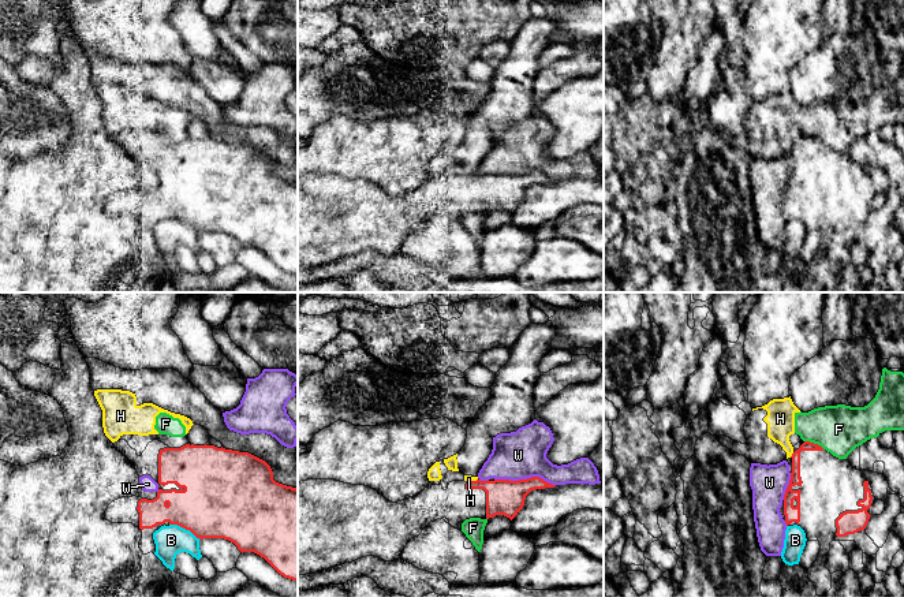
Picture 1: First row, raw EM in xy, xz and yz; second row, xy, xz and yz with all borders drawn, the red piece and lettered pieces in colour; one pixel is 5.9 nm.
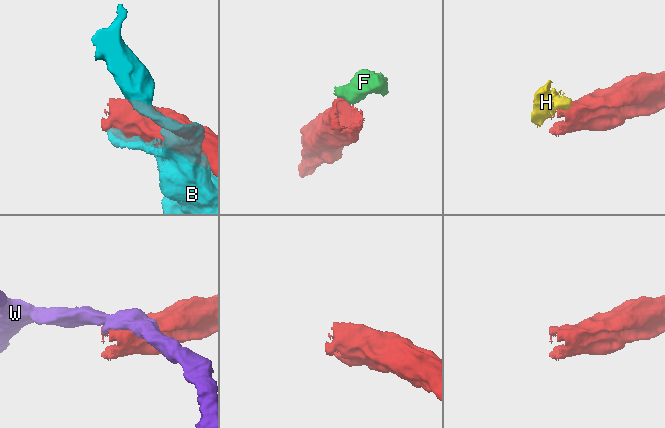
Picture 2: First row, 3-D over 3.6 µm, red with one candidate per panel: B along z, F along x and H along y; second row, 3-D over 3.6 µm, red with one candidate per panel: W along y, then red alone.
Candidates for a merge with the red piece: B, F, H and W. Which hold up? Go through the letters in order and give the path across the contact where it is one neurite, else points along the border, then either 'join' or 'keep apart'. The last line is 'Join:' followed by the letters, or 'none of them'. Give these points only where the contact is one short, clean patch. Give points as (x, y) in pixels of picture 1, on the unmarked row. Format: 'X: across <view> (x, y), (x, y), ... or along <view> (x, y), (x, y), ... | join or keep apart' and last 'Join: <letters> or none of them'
B: keep apart
F: keep apart
H: along yz (794, 146), (789, 150) | keep apart
W: keep apart
Join: none of them

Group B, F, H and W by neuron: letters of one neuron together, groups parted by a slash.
B / F H / W

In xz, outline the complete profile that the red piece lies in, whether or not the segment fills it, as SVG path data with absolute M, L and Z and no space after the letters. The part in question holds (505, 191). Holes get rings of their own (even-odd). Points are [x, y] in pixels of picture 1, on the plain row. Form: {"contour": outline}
{"contour": "M539 171L509 175L452 175L448 183L429 178L421 187L397 197L386 194L365 179L335 173L298 176L298 270L315 268L361 251L374 250L384 255L400 253L407 236L430 217L447 212L455 223L470 212L489 213L504 209L511 214L523 202L526 190L535 183L554 182Z"}

